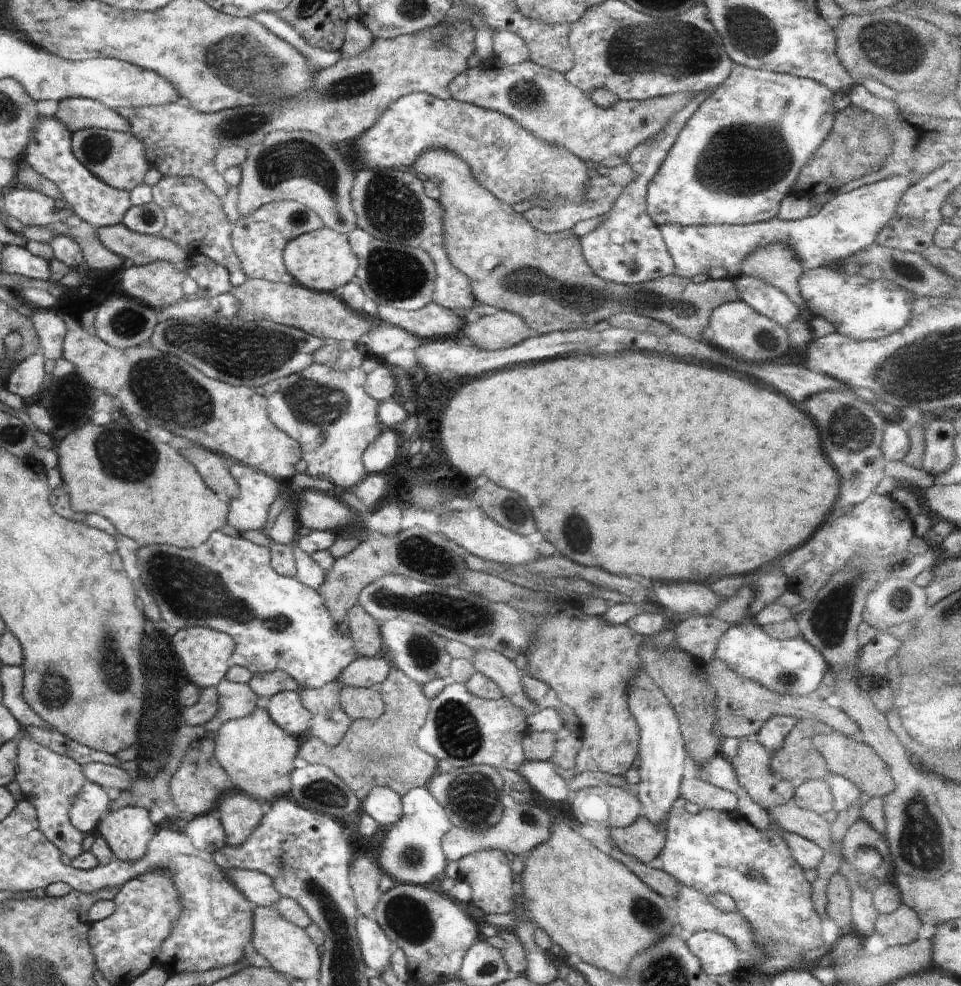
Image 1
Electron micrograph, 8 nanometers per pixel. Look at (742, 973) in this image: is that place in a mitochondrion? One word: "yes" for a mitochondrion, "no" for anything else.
no

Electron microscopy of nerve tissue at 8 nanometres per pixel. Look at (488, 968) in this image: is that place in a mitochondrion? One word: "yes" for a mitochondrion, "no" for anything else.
yes

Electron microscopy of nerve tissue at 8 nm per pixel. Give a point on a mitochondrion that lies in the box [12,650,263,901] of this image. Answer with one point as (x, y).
(55, 690)

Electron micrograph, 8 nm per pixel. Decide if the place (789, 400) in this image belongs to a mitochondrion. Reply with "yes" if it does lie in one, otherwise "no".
no

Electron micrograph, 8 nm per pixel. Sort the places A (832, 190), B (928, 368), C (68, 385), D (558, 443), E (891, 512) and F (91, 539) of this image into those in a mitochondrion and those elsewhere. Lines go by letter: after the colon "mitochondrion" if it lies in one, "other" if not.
A: other
B: mitochondrion
C: mitochondrion
D: other
E: other
F: other

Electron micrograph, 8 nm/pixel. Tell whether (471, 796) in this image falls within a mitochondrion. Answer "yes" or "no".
yes

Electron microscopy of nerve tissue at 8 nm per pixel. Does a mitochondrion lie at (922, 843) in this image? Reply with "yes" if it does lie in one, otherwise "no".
yes

